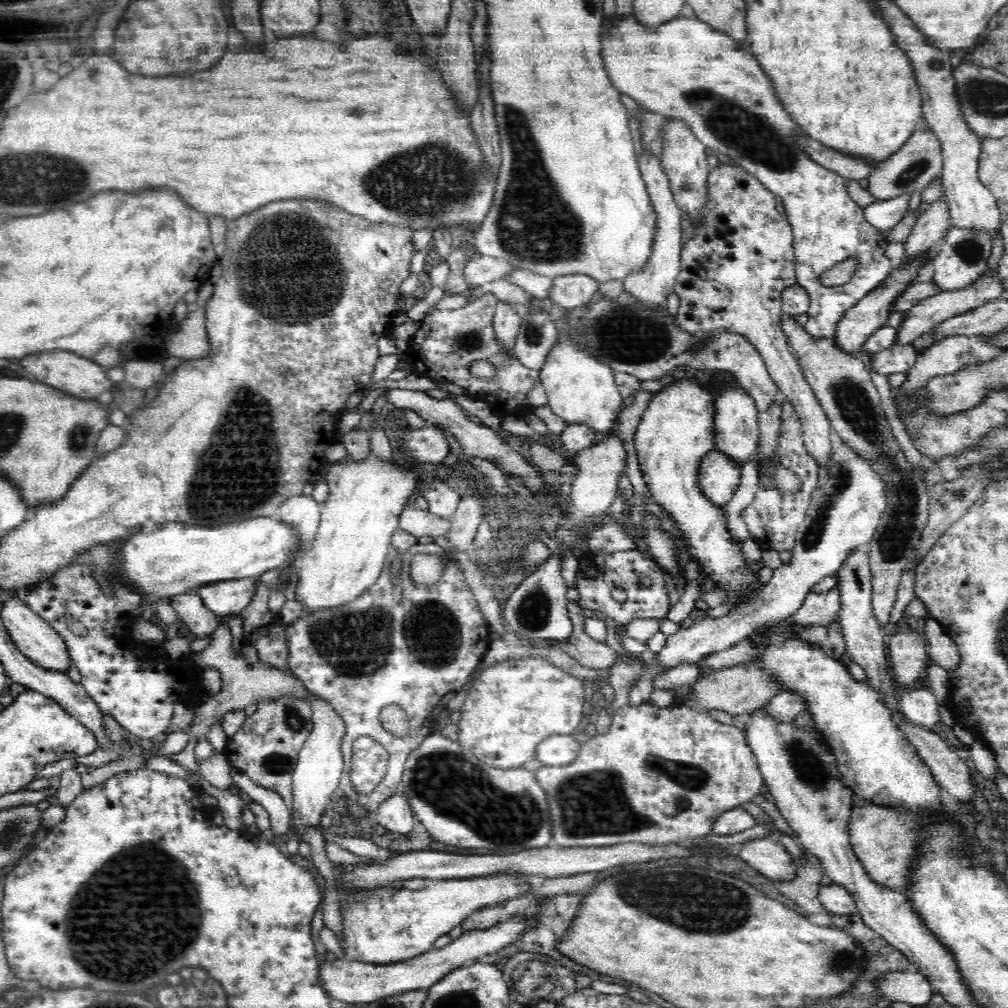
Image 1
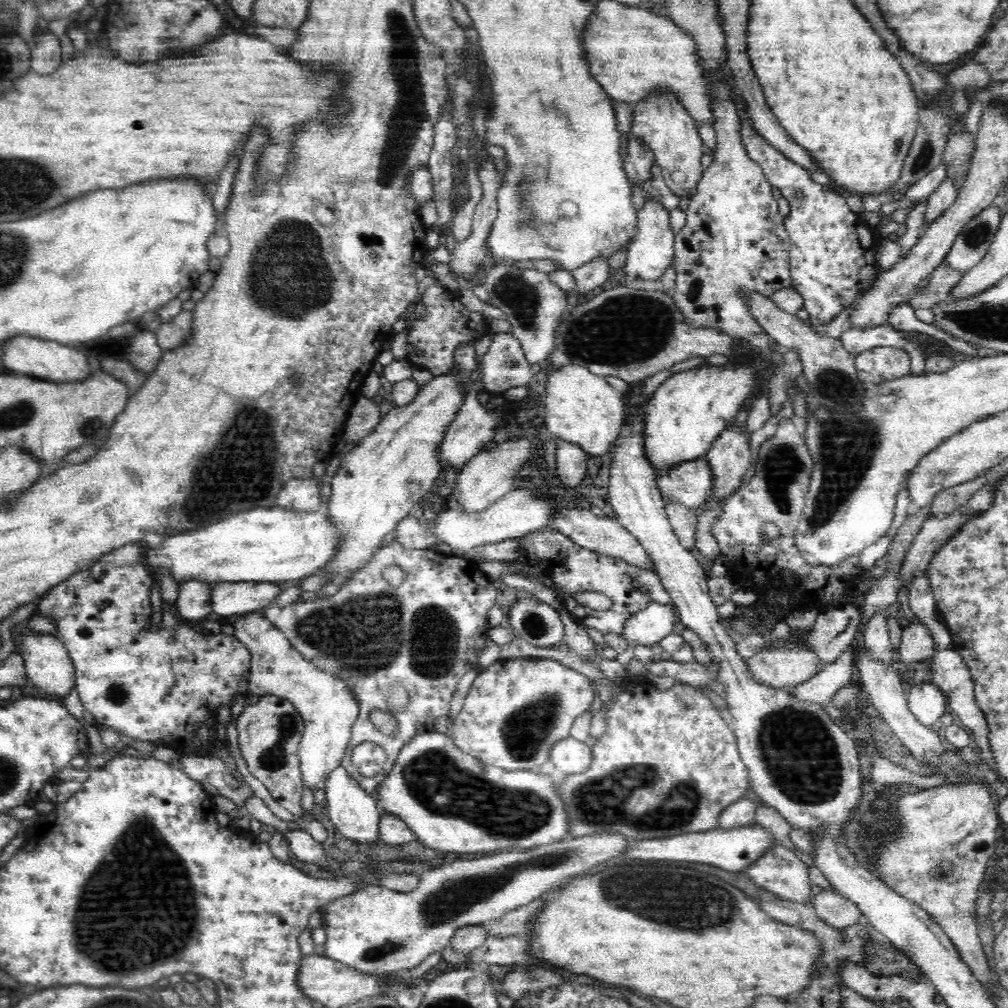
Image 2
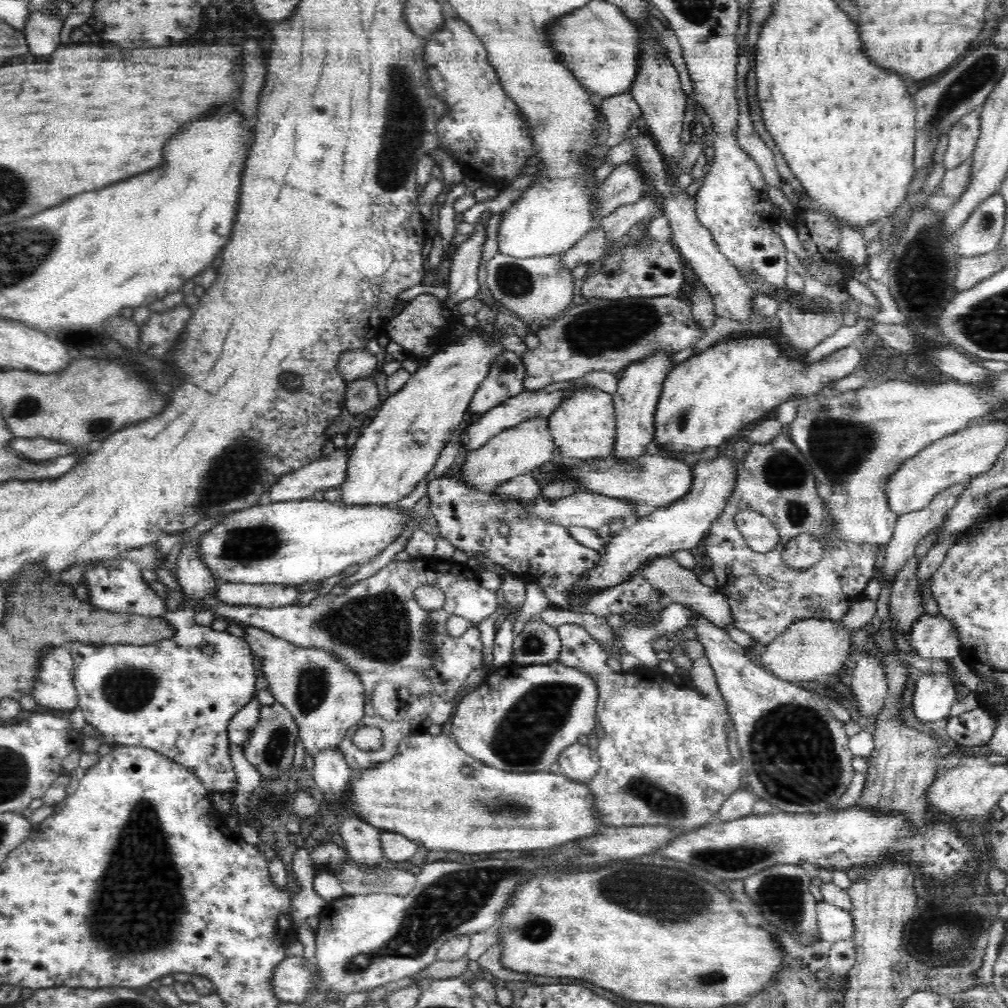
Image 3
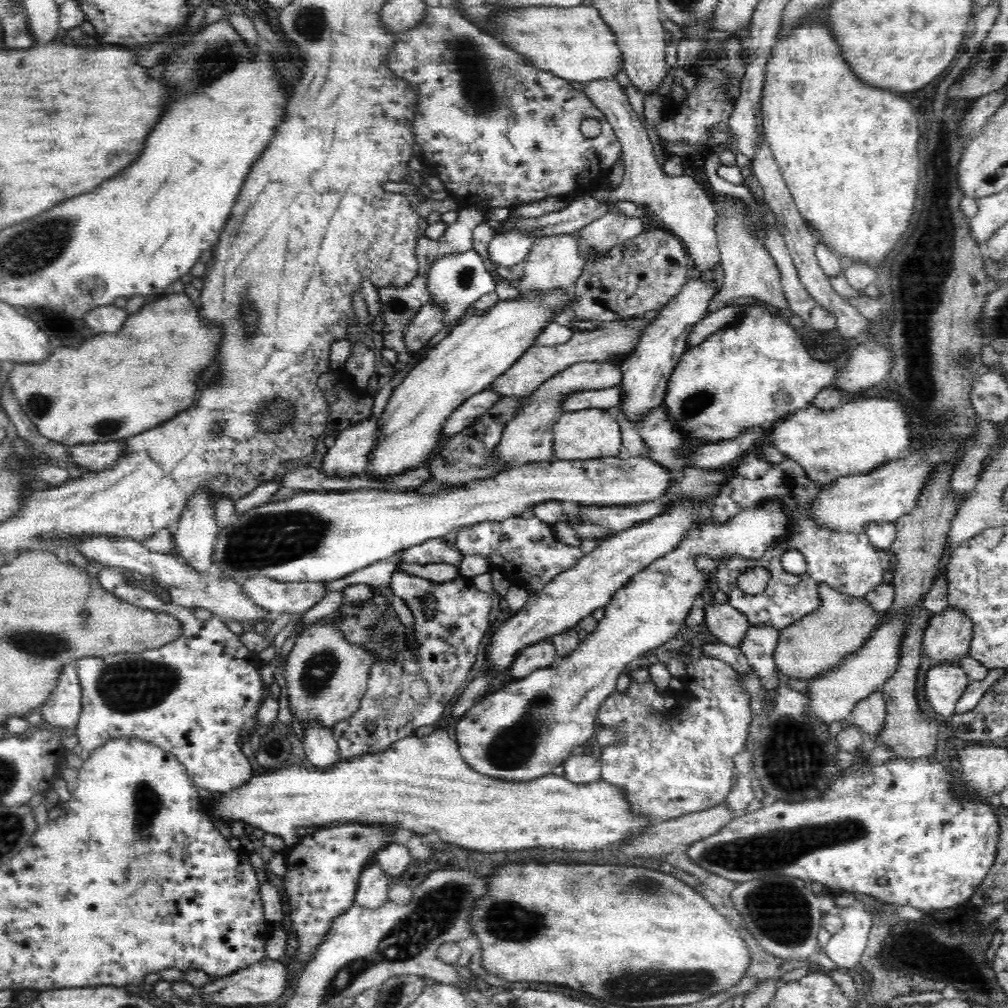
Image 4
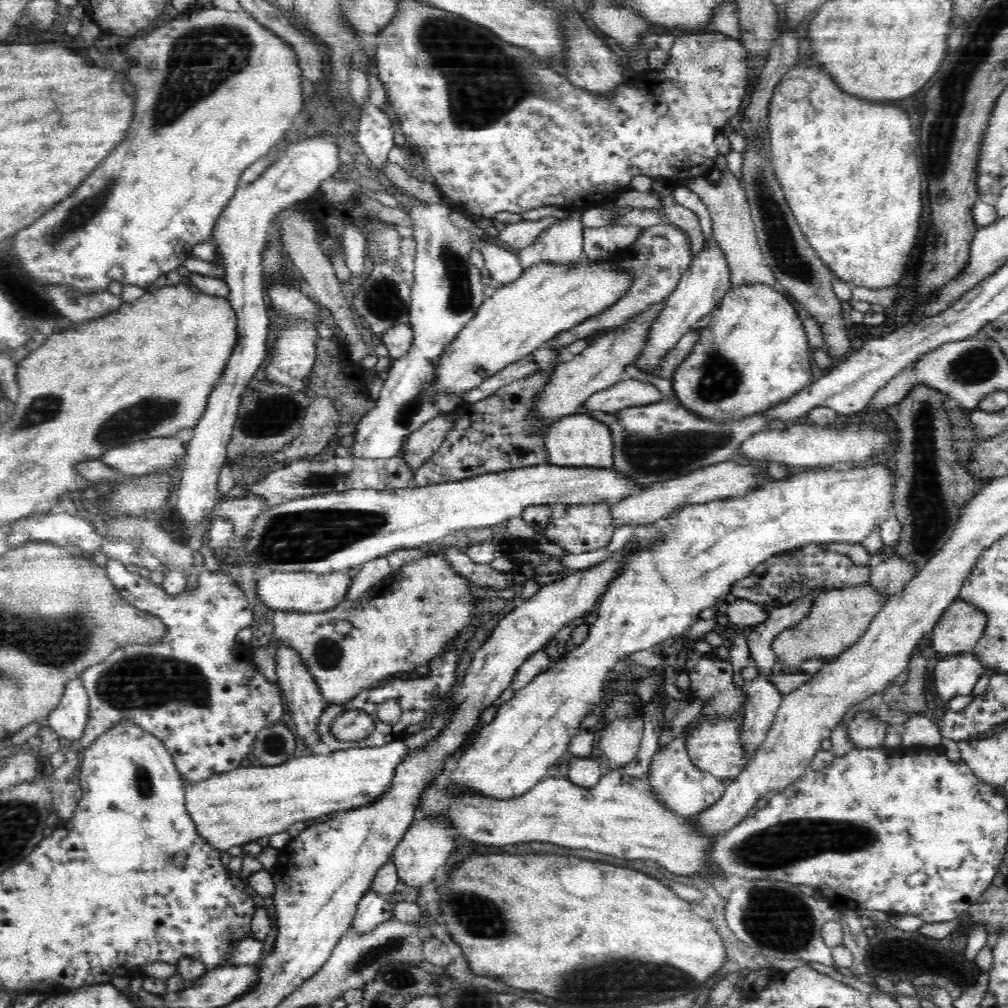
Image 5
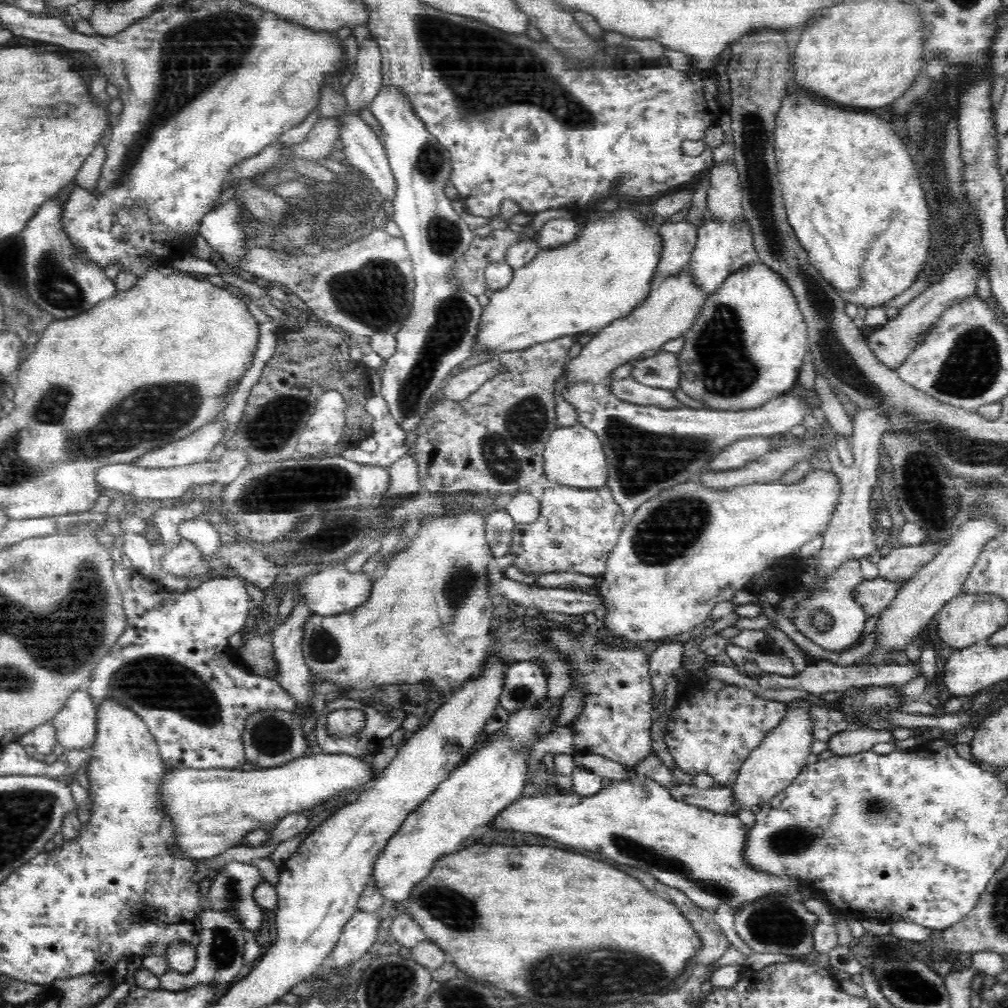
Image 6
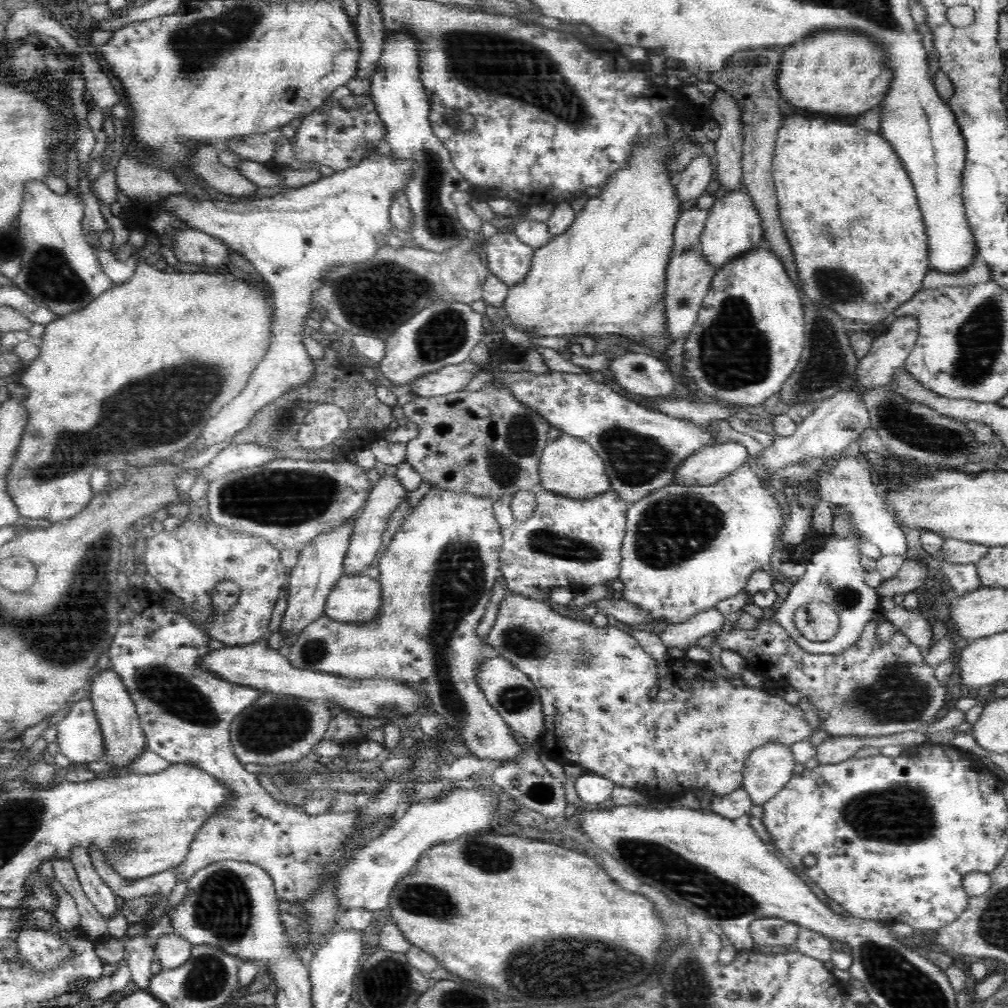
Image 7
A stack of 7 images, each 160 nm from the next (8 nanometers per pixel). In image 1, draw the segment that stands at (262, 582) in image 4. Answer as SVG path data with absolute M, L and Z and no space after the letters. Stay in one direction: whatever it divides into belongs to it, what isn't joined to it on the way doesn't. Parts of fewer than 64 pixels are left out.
M254 579L223 580L200 586L198 593L204 606L216 615L239 614L256 592Z

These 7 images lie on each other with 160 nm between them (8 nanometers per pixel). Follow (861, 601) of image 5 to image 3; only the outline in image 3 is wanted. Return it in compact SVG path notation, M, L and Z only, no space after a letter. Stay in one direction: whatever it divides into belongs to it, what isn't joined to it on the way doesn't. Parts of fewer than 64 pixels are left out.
M824 617L820 619L802 619L791 624L780 636L777 636L755 655L760 665L770 671L774 676L790 682L810 681L815 679L830 679L834 674L841 674L844 663L850 659L852 654L852 634L854 629L846 629L840 620L830 620Z

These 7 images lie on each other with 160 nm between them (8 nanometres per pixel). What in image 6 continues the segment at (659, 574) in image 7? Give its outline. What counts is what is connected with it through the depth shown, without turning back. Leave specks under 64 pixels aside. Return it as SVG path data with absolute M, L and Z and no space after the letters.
M824 470L807 472L796 484L754 482L716 490L700 486L697 479L664 490L631 514L610 554L600 595L606 608L604 626L610 636L627 643L665 639L690 631L709 618L718 602L731 600L738 590L748 588L754 577L779 560L795 557L801 546L824 535L839 504L841 482Z

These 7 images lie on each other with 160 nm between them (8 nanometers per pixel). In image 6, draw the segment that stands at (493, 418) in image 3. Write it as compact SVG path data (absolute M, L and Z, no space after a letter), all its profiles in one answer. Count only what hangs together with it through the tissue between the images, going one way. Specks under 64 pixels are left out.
M630 377L624 379L611 379L608 387L620 400L632 402L637 405L656 405L662 408L686 407L674 397L671 390L658 387L647 387L634 382Z

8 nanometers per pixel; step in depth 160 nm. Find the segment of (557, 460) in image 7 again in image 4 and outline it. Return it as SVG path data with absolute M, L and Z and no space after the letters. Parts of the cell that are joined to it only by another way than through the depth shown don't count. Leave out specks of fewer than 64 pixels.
M608 409L565 411L550 433L554 440L553 454L559 460L613 459L624 455L620 425Z

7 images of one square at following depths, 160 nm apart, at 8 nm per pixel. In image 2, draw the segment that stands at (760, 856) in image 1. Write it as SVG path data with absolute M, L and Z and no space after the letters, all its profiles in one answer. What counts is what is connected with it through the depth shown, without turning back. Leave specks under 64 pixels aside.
M774 844L768 854L764 854L744 871L756 886L787 902L810 902L812 884L808 864L784 845Z

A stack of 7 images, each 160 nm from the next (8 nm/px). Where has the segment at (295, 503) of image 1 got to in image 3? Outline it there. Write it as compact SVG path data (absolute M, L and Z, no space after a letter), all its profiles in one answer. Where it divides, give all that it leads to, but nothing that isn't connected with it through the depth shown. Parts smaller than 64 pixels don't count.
M336 448L317 462L286 474L270 488L272 502L313 499L316 493L342 485L349 467L350 451Z

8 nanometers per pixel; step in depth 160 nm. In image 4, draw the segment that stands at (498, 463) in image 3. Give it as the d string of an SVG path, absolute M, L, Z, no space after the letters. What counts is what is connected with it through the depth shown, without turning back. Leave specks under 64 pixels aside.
M578 361L568 366L562 372L555 373L548 377L532 392L521 406L519 412L506 424L501 444L498 446L497 454L510 467L520 467L524 463L536 463L552 461L554 458L554 440L550 432L554 424L561 419L562 404L569 396L578 391L601 391L620 384L622 378L614 378L614 366L610 364L586 364L586 361Z

